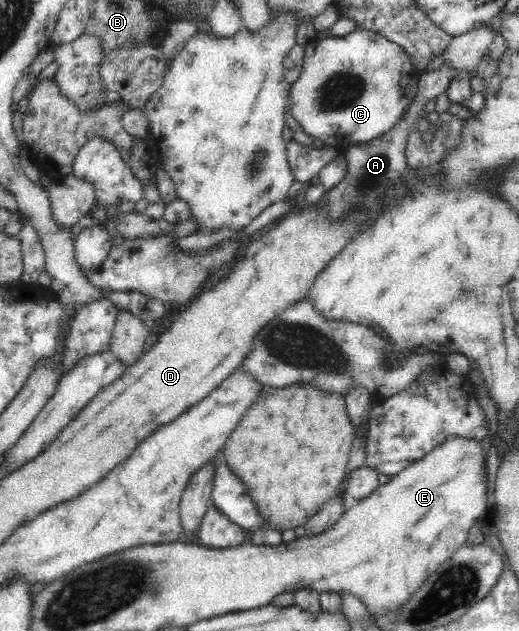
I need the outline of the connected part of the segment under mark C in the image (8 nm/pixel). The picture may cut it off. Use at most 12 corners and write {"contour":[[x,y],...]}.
{"contour":[[357,26],[319,35],[287,109],[343,151],[386,134],[423,73]]}

